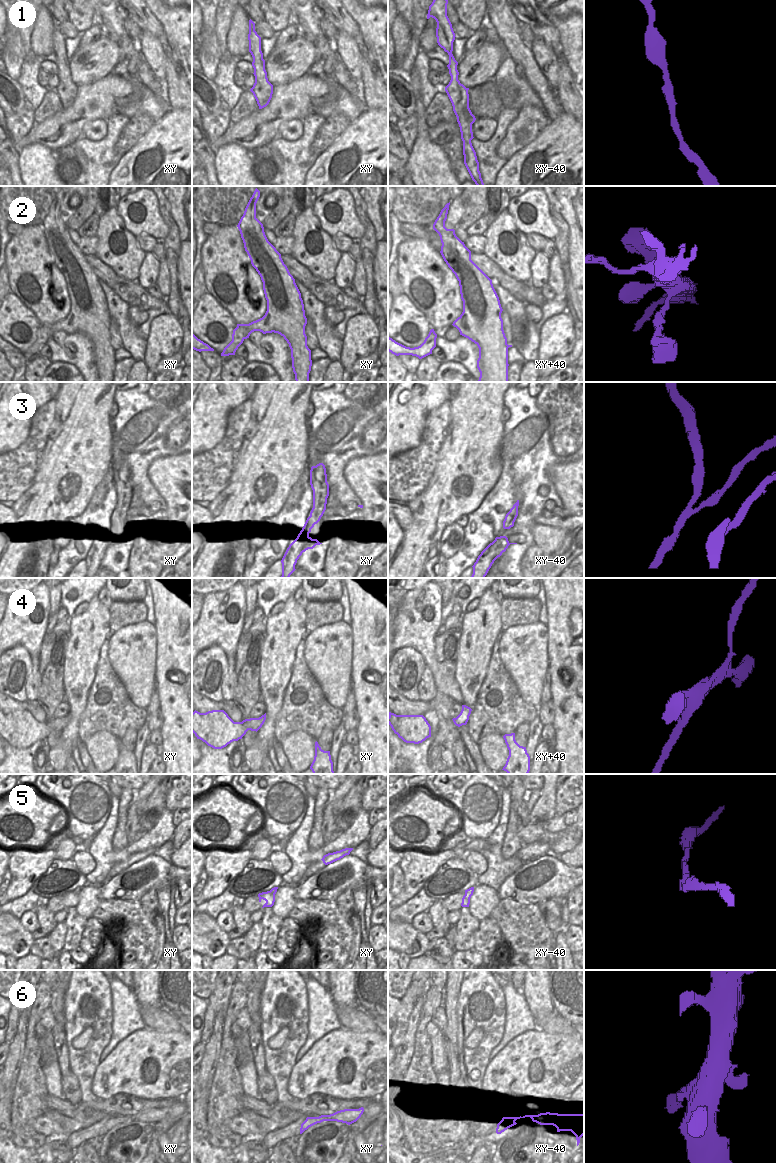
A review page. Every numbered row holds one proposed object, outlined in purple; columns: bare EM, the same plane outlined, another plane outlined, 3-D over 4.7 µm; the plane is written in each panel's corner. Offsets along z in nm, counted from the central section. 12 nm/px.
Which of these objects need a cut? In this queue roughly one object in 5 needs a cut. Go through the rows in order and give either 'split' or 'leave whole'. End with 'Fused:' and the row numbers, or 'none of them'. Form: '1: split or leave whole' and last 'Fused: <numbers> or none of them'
1: leave whole
2: leave whole
3: split
4: leave whole
5: leave whole
6: leave whole
Fused: 3

